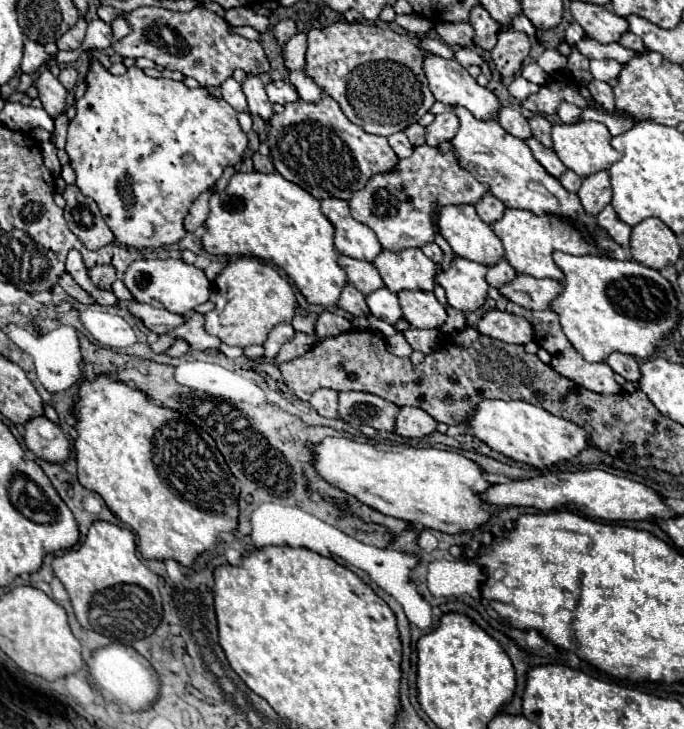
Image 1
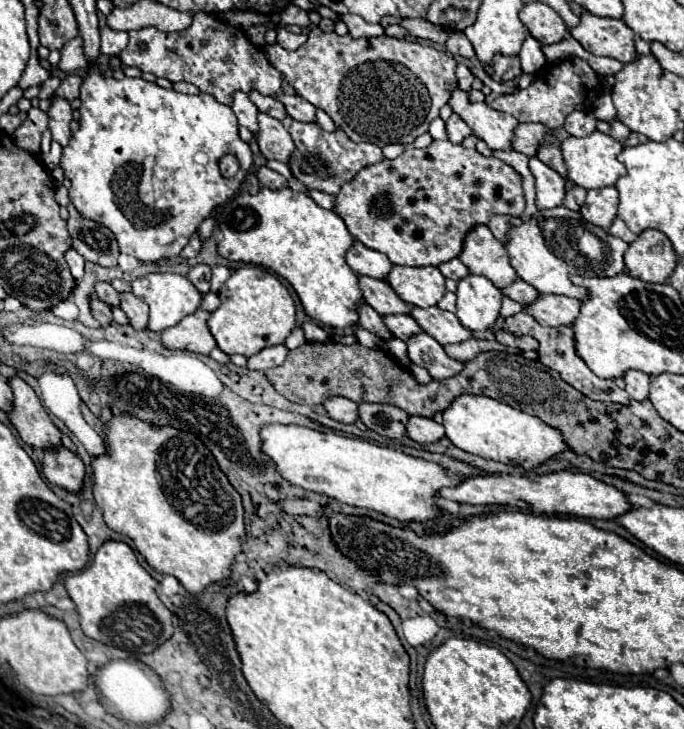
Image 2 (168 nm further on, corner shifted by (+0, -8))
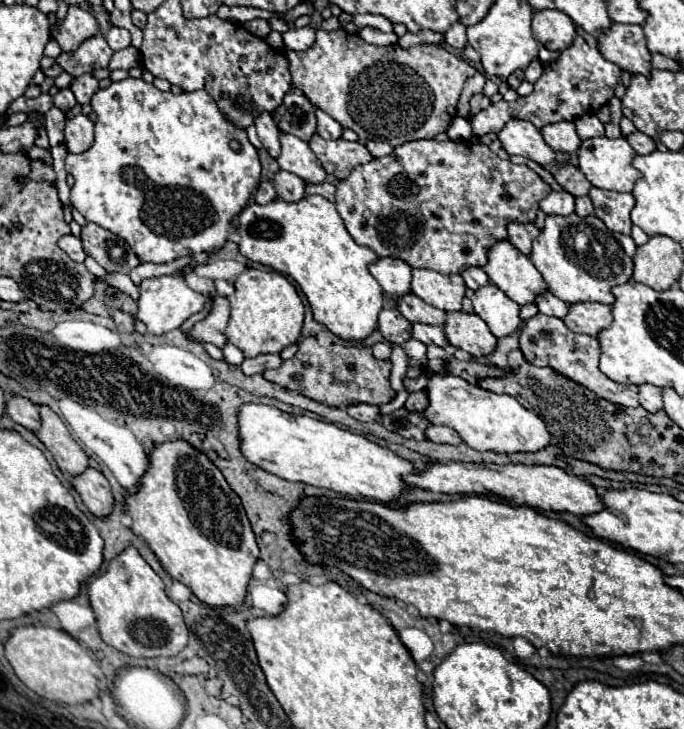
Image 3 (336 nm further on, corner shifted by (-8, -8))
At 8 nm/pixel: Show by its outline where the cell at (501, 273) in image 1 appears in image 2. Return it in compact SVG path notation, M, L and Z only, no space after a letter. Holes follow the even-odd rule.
M517 278L513 284L509 284L507 288L501 288L501 292L503 292L503 296L507 296L507 298L511 298L511 300L517 300L519 304L529 304L529 302L533 302L535 298L537 298L537 290L535 288L531 288L527 282L523 282L521 278Z

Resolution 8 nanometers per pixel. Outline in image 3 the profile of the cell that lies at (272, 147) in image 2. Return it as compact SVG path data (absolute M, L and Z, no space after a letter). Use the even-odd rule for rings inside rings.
M281 132L281 156L277 162L281 170L297 174L305 184L323 184L327 178L327 172L323 172L323 166L309 144L291 134Z

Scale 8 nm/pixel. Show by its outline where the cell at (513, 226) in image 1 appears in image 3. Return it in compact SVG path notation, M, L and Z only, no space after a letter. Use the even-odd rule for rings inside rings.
M571 214L547 216L545 230L533 242L533 252L529 258L543 274L549 290L565 304L613 304L615 296L611 296L611 288L629 282L633 272L633 254L635 242L631 236L611 232L597 216L587 216L583 220L577 214Z

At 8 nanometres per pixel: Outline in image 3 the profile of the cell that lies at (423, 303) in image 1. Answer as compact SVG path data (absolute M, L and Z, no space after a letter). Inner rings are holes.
M447 312L447 322L443 330L449 344L467 350L473 358L489 356L497 348L497 338L477 314Z

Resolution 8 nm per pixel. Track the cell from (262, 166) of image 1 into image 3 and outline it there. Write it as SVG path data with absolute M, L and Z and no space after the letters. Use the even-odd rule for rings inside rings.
M279 170L273 178L273 186L277 190L277 198L285 202L299 202L305 196L305 182L285 170Z

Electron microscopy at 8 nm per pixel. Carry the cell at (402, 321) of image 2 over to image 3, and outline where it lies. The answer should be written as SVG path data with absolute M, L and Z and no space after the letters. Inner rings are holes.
M413 324L413 338L421 340L423 344L435 344L435 346L447 346L447 338L443 328L429 326L429 324Z

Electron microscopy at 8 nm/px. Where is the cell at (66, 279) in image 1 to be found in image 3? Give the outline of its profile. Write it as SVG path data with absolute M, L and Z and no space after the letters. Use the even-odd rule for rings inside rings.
M117 310L117 312L113 314L113 320L115 320L119 332L125 332L125 334L135 332L135 318L133 318L131 314L125 314L125 312L119 312L119 310Z

